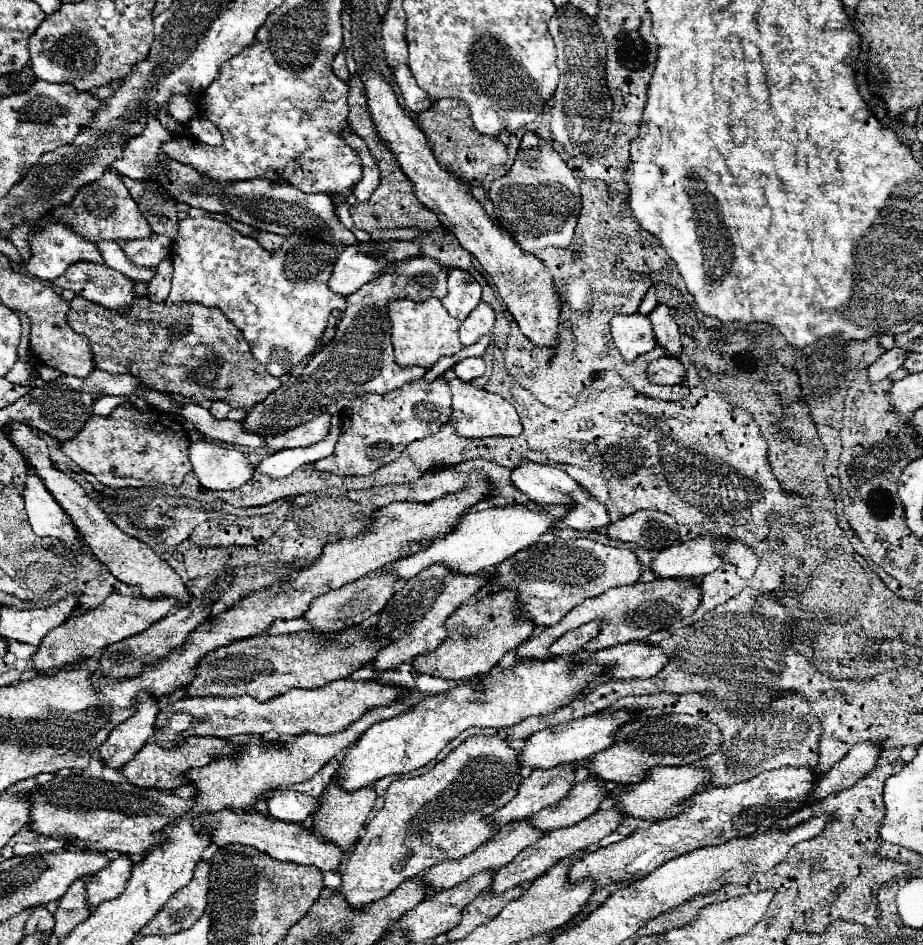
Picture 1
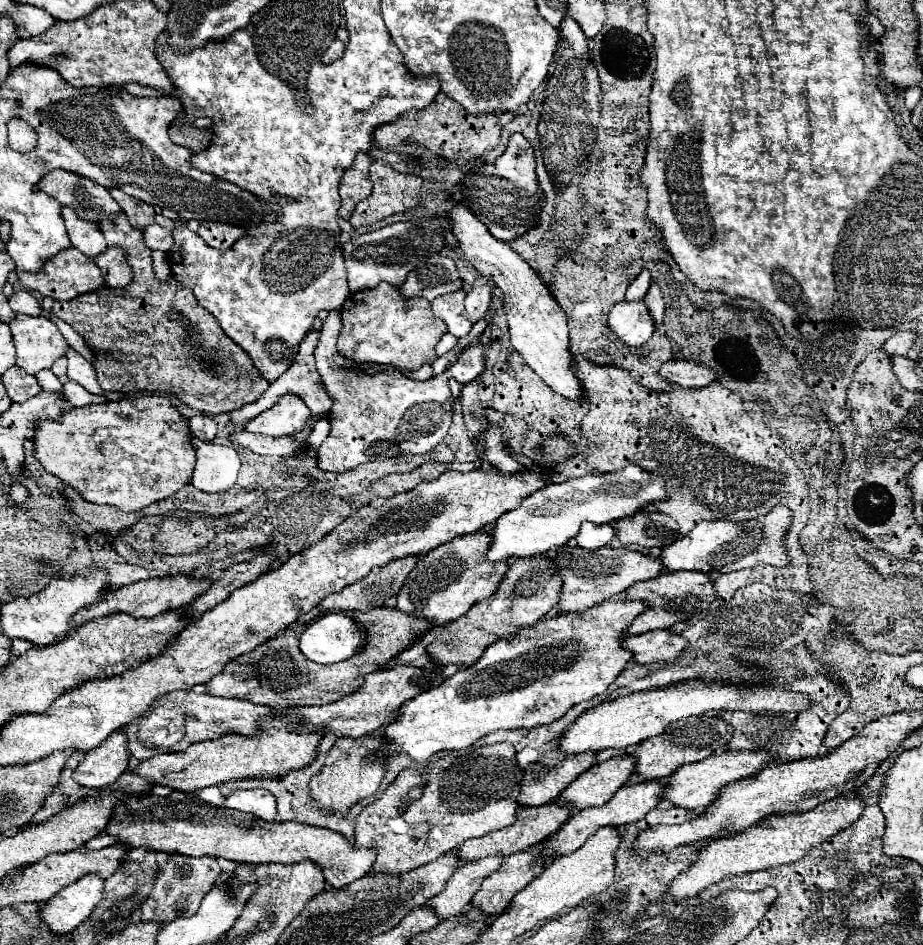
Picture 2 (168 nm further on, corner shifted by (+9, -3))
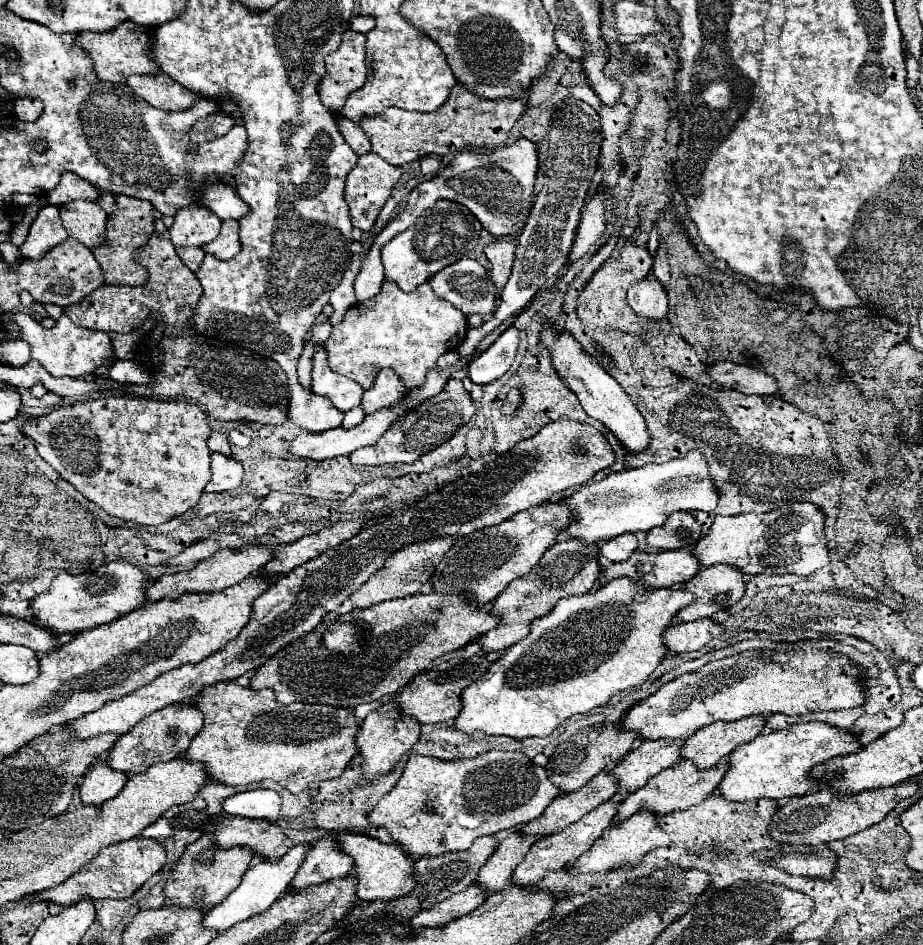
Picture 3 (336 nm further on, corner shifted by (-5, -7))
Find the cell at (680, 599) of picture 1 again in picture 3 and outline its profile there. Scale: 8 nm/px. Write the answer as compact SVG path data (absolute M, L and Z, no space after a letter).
M715 564L703 568L697 576L685 582L683 588L691 590L697 600L679 612L675 622L693 622L697 618L709 618L739 602L745 594L745 576L733 566Z

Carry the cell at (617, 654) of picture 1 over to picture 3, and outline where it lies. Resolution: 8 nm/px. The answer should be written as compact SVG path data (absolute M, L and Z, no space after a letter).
M699 618L695 622L681 622L669 626L663 634L663 642L673 654L681 654L703 648L711 638L717 638L723 632L725 628L711 618Z

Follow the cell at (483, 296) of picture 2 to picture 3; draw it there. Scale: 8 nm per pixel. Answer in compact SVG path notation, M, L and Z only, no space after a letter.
M497 238L493 244L485 246L485 256L491 260L491 278L497 286L497 290L503 290L511 276L511 264L513 264L513 252L515 252L515 238Z

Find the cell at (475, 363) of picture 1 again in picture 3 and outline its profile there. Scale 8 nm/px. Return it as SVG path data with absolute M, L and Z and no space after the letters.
M511 326L479 358L469 364L469 378L473 380L473 384L489 384L501 378L513 364L517 346L517 328Z

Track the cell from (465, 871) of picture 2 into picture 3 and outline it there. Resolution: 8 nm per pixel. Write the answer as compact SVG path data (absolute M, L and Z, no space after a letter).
M515 828L497 834L497 838L499 844L493 856L481 866L477 876L477 882L483 888L487 888L489 894L501 890L507 884L507 880L511 878L511 870L515 870L515 866L523 860L523 856L539 836L529 836L523 834L519 828Z

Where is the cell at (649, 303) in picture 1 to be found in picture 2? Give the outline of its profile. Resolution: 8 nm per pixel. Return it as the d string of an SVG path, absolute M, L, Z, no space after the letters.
M643 270L627 288L627 300L643 300L649 286L651 286L651 274L649 270Z

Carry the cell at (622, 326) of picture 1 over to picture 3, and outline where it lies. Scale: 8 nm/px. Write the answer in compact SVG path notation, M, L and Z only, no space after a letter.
M645 276L627 290L627 302L639 316L661 320L667 316L667 292L657 278Z

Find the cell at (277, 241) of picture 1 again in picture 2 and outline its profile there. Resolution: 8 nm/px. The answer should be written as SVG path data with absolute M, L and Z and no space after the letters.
M201 222L199 236L213 248L227 250L231 248L239 238L243 238L247 232L233 224L221 224L221 222Z

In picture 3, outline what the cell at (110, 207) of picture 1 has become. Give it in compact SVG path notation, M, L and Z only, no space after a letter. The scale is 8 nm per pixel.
M67 172L61 176L61 182L51 192L47 192L47 202L61 206L61 204L73 202L73 200L97 200L97 196L99 196L99 192L95 186L91 186L83 178Z

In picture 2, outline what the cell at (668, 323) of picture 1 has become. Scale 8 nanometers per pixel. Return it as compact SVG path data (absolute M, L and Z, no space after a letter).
M651 284L647 296L645 296L645 306L649 310L649 316L653 318L655 324L663 324L663 318L665 318L665 304L663 304L663 298L661 298L661 292L659 292L659 286L657 284Z

